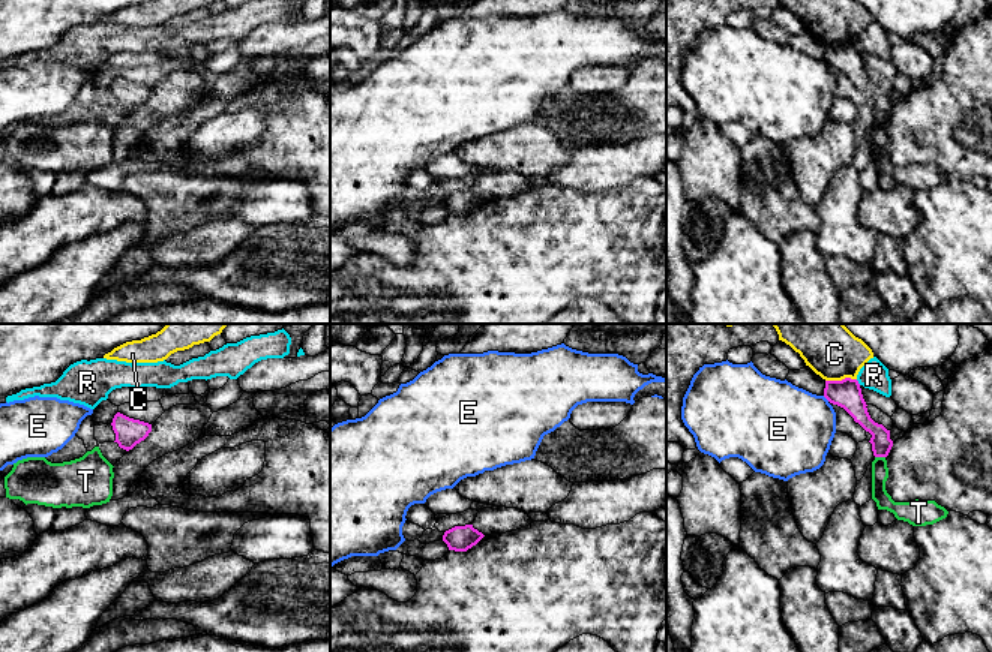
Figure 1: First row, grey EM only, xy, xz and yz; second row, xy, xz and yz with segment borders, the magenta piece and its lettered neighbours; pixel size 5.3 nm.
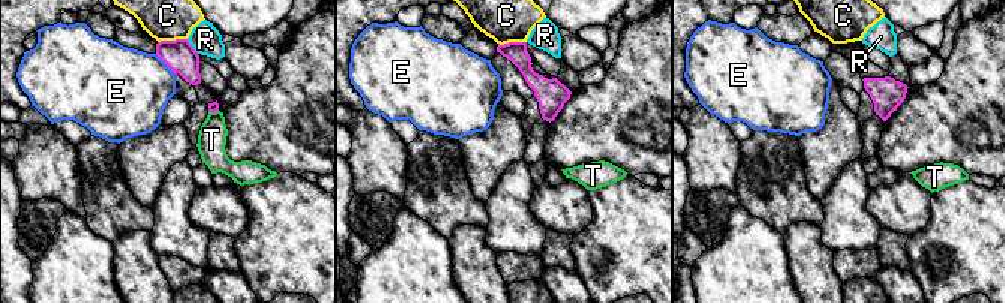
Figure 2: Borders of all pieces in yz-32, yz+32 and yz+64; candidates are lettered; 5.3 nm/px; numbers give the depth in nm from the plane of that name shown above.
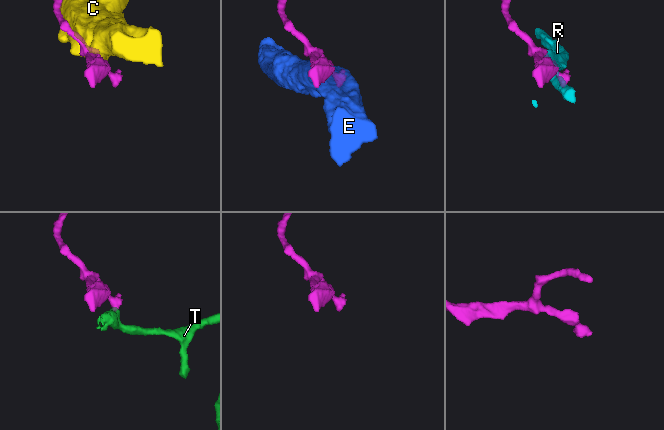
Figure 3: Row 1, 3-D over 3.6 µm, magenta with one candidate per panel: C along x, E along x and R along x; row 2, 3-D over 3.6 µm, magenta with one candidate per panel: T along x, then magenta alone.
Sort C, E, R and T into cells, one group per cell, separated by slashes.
C / E / R / T

